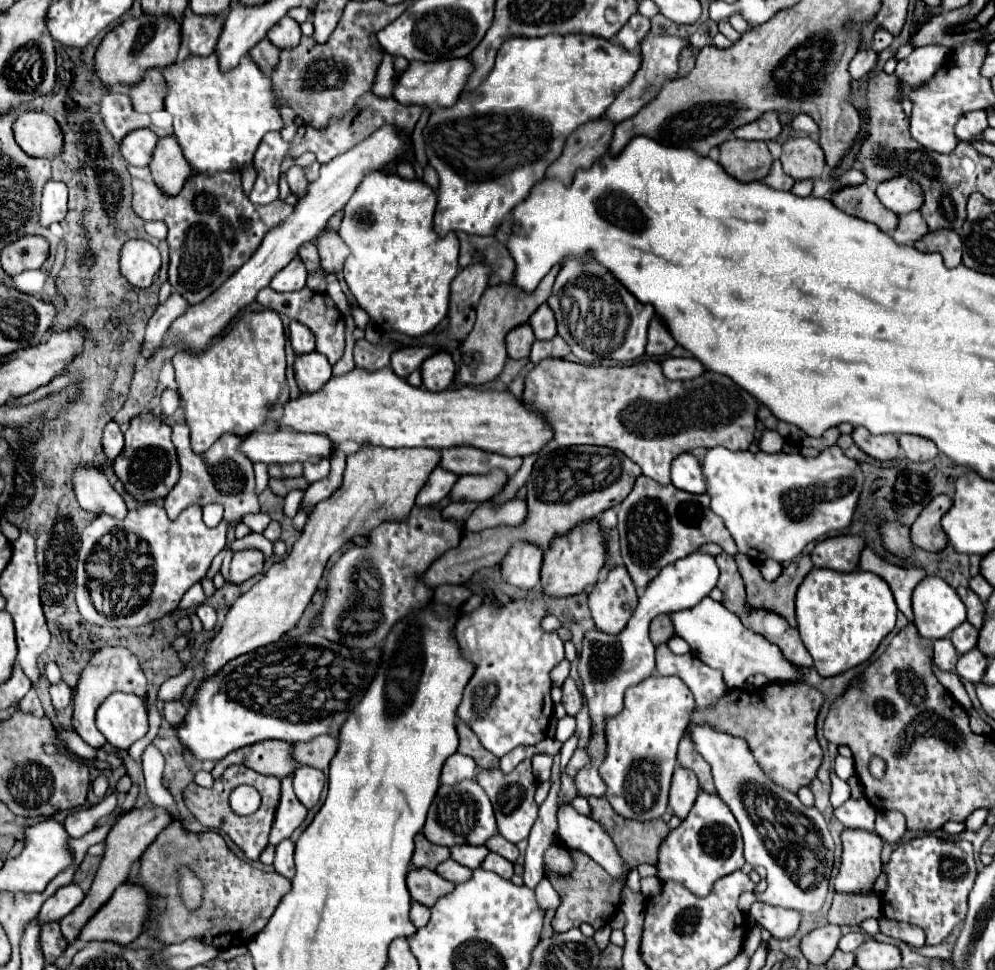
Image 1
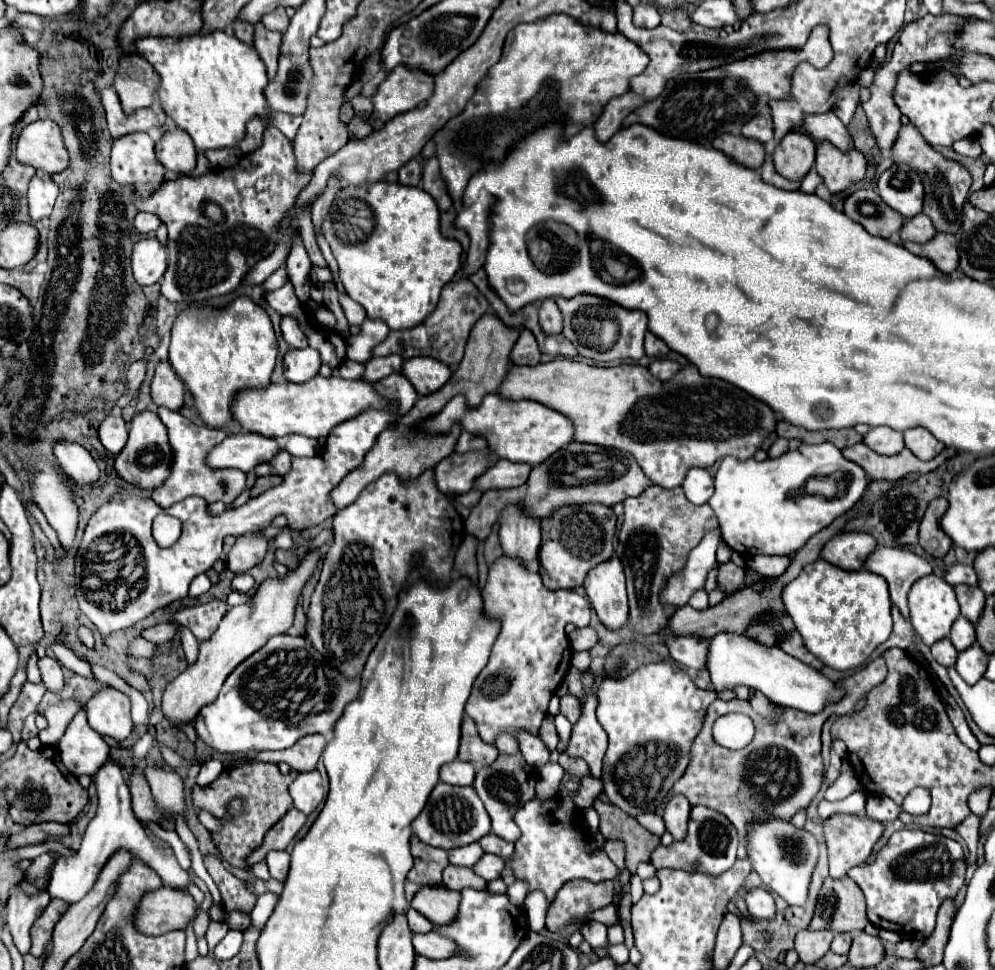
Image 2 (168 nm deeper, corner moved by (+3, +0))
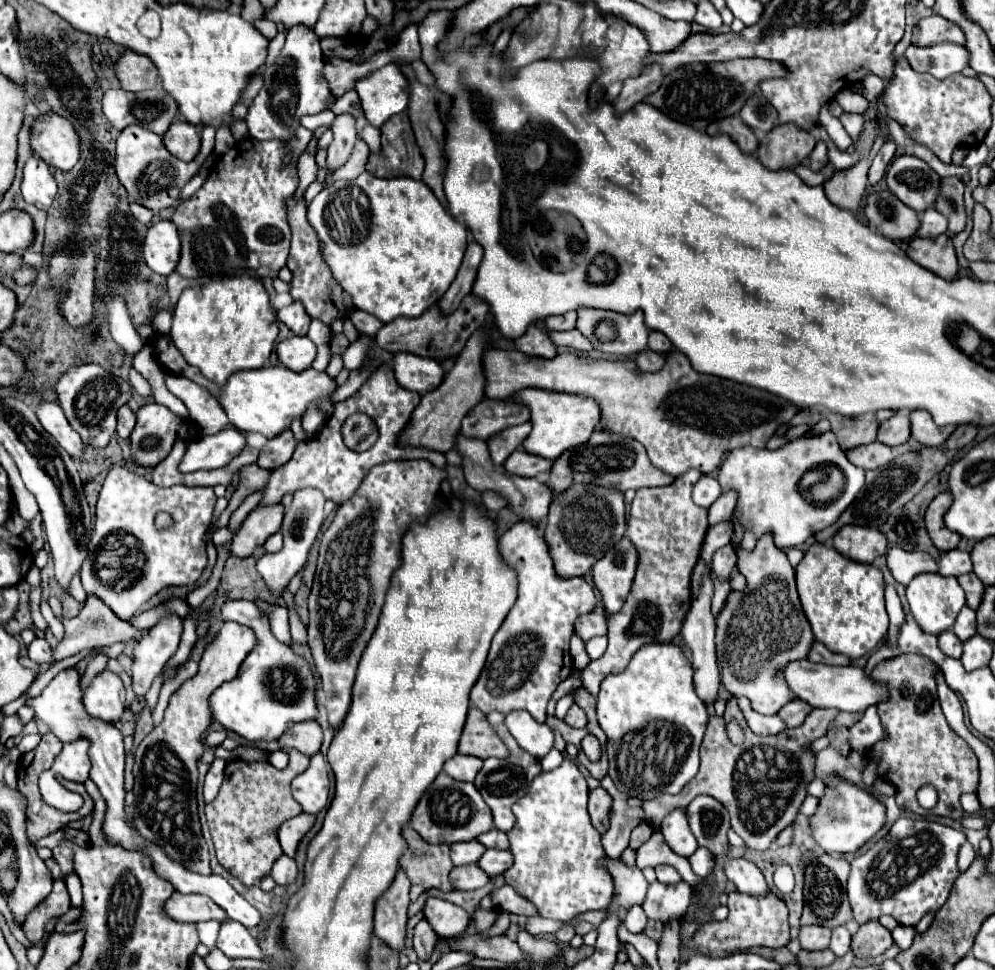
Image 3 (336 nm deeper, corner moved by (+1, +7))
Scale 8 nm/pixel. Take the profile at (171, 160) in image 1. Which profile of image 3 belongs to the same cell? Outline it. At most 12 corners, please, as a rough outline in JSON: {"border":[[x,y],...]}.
{"border":[[176,119],[164,145],[180,161],[200,151],[200,125]]}

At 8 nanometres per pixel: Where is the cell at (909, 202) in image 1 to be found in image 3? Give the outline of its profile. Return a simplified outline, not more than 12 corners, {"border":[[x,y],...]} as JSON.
{"border":[[896,157],[888,189],[926,211],[940,195],[940,175],[918,157]]}

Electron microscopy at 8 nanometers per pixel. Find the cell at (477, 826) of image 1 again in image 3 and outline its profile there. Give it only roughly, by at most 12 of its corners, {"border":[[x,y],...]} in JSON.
{"border":[[440,773],[412,811],[428,843],[492,829],[474,783]]}

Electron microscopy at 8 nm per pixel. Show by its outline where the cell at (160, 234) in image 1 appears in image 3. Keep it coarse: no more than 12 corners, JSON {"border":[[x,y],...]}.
{"border":[[130,203],[130,213],[140,223],[150,223],[154,213]]}

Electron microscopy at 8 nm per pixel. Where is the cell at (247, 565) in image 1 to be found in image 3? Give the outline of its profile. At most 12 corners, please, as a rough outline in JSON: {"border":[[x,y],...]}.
{"border":[[258,505],[238,529],[232,555],[250,557],[280,531],[284,505]]}

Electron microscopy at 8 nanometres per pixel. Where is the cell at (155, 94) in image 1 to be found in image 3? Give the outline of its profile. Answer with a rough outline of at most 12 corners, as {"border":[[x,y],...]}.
{"border":[[130,49],[114,65],[126,91],[158,85],[158,69]]}

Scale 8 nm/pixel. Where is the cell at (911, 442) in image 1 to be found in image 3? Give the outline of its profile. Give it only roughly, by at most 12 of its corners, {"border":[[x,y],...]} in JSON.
{"border":[[924,409],[910,413],[912,439],[940,447],[956,427],[938,427]]}

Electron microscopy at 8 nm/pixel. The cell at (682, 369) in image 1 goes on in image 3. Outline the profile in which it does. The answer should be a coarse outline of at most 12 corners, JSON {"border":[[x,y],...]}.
{"border":[[646,349],[636,355],[636,365],[644,373],[662,369],[664,357]]}

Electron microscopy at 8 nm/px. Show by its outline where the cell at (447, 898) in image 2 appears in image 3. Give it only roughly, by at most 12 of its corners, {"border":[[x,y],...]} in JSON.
{"border":[[436,897],[424,917],[440,939],[462,935],[470,915]]}

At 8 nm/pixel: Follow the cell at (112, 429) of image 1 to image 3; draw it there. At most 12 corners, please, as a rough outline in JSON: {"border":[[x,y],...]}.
{"border":[[128,405],[118,409],[118,435],[128,439],[136,415]]}

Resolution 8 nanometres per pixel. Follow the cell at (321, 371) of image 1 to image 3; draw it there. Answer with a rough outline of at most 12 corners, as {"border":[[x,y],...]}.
{"border":[[294,335],[276,345],[284,367],[304,371],[316,357],[308,337]]}

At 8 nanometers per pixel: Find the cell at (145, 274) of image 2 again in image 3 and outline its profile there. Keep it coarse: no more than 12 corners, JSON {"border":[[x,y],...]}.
{"border":[[156,221],[144,241],[146,265],[170,275],[180,259],[180,233]]}

